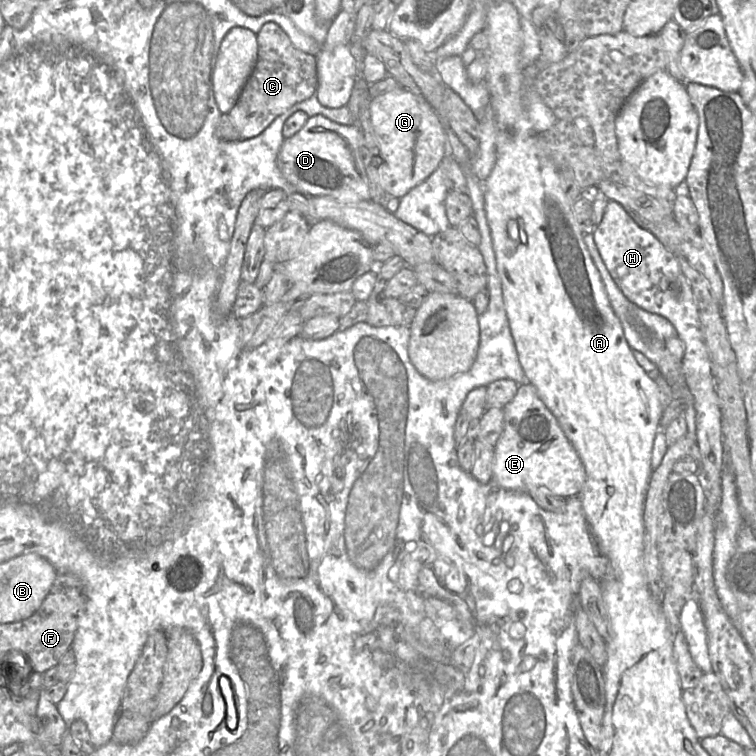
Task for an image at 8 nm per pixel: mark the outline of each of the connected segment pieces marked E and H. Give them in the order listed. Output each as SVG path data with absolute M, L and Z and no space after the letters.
M528 381L520 384L514 398L503 409L504 428L494 446L493 480L512 491L548 489L561 497L579 496L586 482L585 466L558 419L541 399L535 386Z
M614 200L608 201L600 223L594 228L593 235L597 249L609 274L624 296L637 307L666 318L674 326L677 336L684 343L685 351L682 359L682 371L686 385L694 398L694 408L696 410L696 434L702 455L701 461L699 462L701 470L699 471L704 473L707 478L707 485L706 488L704 488L706 493L706 511L713 515L716 530L719 522L721 523L718 508L723 495L722 476L724 468L724 446L722 414L719 396L716 392L716 379L713 376L713 363L711 362L704 340L698 308L694 301L690 284L681 270L677 256L667 249L650 231L640 227L620 203Z

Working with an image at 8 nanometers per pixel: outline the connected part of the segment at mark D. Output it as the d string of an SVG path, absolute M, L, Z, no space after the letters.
M319 114L310 116L300 130L284 138L277 160L283 176L306 196L330 196L342 203L370 199L361 158L361 133L354 125L339 124Z

